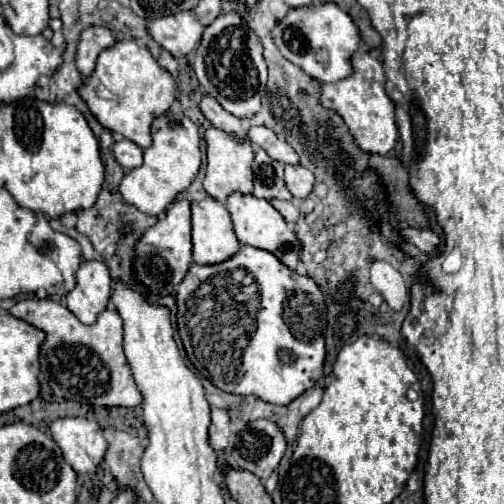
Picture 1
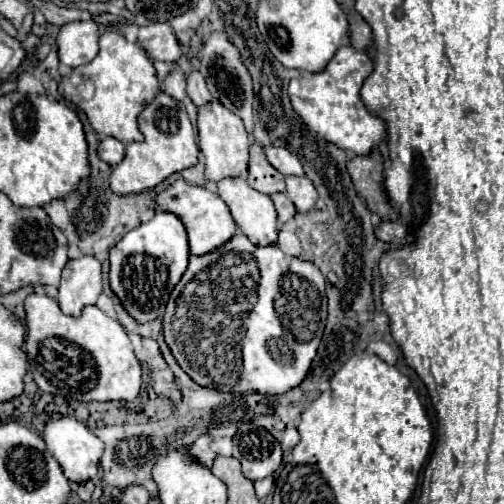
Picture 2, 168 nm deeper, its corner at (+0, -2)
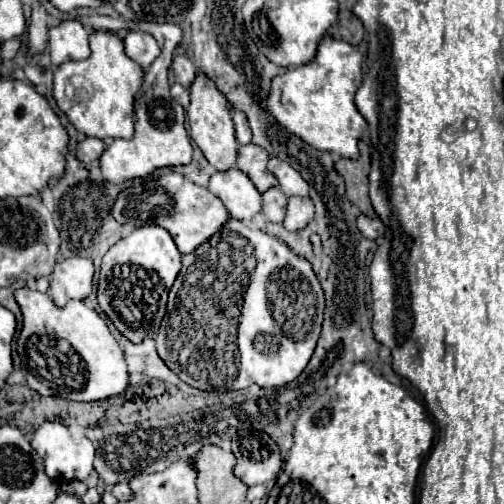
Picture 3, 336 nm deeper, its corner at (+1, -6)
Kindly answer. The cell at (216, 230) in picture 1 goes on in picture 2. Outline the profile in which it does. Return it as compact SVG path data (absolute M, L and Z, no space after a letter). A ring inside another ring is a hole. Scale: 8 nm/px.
M176 180L174 186L170 186L160 196L156 196L156 202L158 202L158 210L174 212L182 218L182 222L186 226L186 232L188 232L190 254L194 254L194 256L214 252L216 248L224 246L230 238L236 236L236 224L230 216L230 210L226 206L226 202L218 194L214 194L206 188L186 184L184 180Z

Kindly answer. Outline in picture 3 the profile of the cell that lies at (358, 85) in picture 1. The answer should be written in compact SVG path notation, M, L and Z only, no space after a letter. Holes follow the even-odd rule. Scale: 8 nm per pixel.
M321 38L317 54L311 62L287 68L285 74L271 80L271 88L265 100L267 112L293 136L301 138L317 150L327 150L340 158L357 158L357 142L367 130L365 118L355 108L355 92L363 80L363 56L361 52L335 38Z

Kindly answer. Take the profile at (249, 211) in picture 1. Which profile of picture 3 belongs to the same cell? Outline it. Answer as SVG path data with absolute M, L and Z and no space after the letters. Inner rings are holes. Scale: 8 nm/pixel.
M235 166L223 172L215 172L209 178L207 188L237 220L253 218L261 210L261 194L253 186L253 182Z

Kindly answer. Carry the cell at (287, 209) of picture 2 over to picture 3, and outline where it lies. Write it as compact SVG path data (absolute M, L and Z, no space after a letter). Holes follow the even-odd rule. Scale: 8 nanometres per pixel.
M279 186L263 192L263 214L269 222L283 222L287 210L287 196Z

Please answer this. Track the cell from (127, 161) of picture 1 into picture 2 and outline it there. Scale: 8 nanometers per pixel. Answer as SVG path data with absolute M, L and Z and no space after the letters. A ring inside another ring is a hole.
M102 138L100 140L98 156L104 162L108 162L110 166L120 164L120 160L124 160L124 154L126 154L126 146L120 140L116 140L116 138Z

